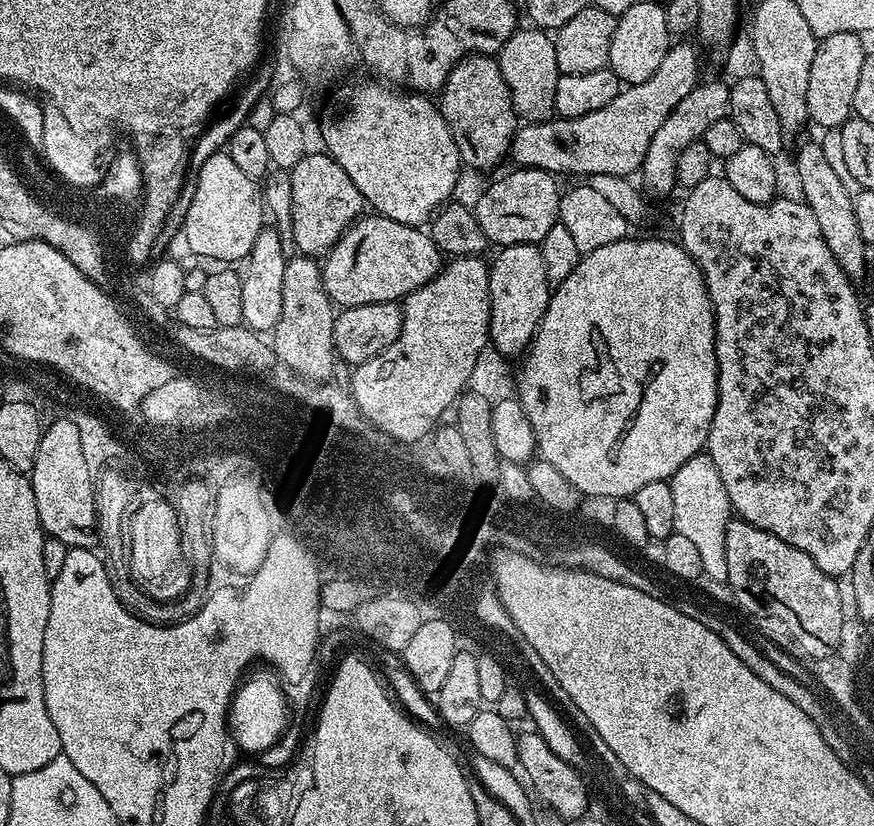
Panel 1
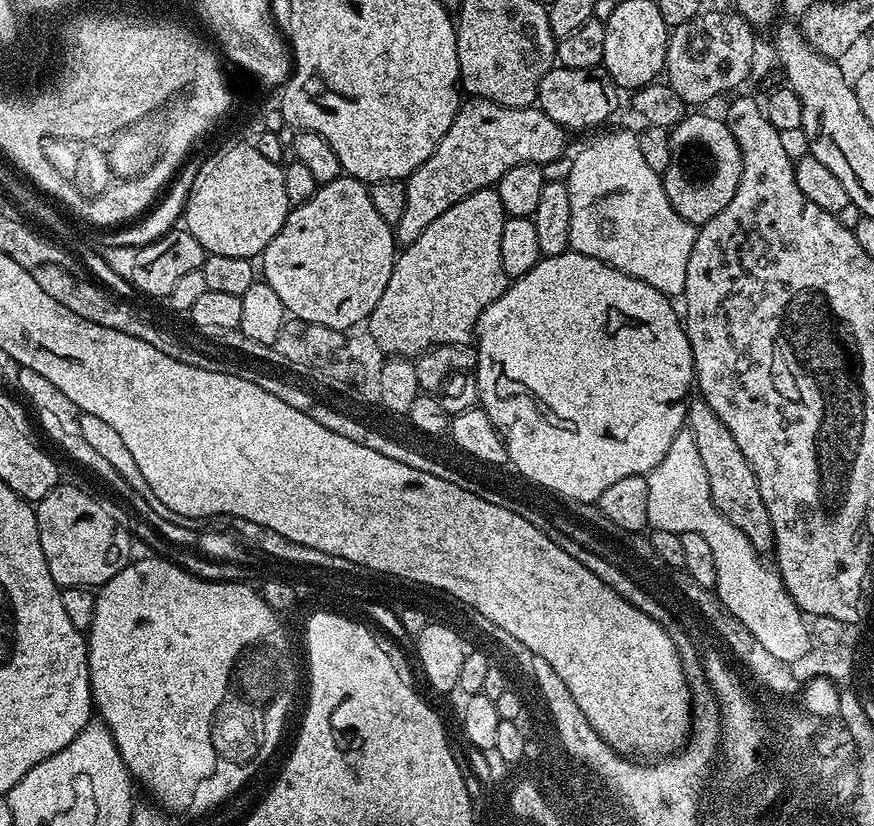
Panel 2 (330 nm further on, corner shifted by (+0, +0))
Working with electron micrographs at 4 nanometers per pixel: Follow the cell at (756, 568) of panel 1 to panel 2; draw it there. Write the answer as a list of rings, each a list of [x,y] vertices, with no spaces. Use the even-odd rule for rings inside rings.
[[[696,398],[689,403],[686,427],[694,433],[694,442],[698,442],[698,455],[702,458],[702,466],[706,466],[706,478],[710,482],[710,498],[716,509],[730,522],[730,526],[738,526],[746,538],[750,538],[757,552],[768,554],[774,548],[774,526],[770,526],[770,514],[766,514],[766,502],[762,502],[762,490],[758,490],[758,478],[754,478],[754,470],[750,470],[750,462],[746,462],[746,454],[738,450],[738,442],[734,442],[734,434],[726,430],[722,418],[710,410],[703,398]]]

